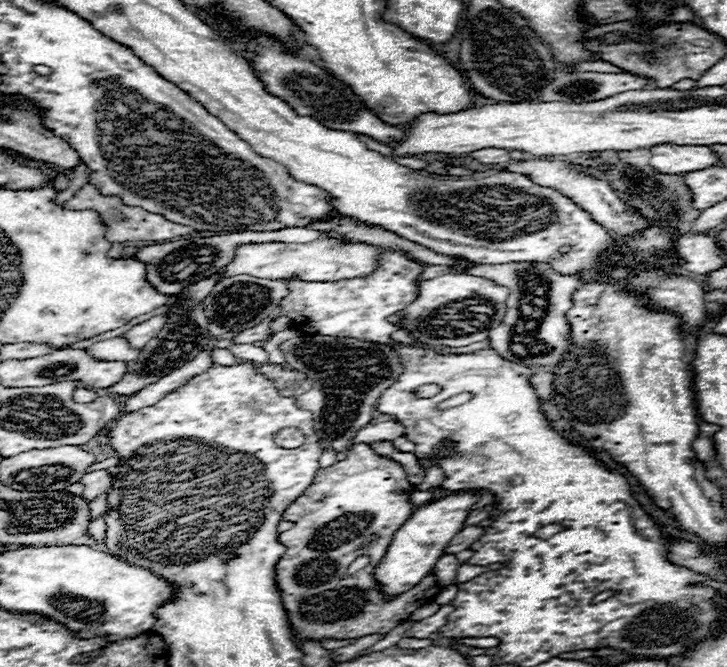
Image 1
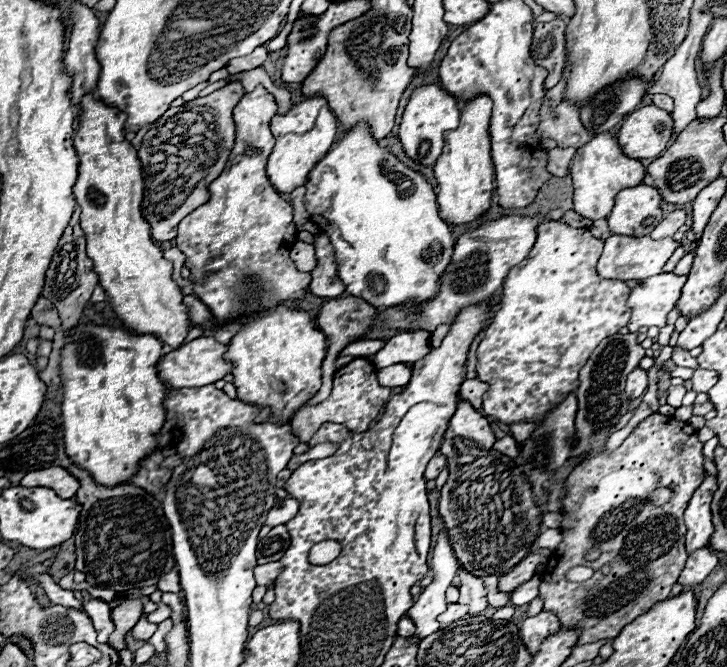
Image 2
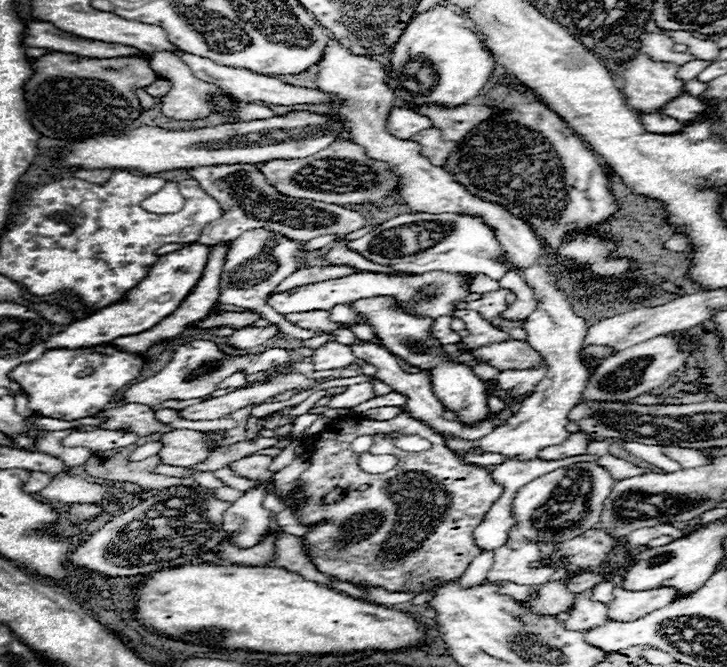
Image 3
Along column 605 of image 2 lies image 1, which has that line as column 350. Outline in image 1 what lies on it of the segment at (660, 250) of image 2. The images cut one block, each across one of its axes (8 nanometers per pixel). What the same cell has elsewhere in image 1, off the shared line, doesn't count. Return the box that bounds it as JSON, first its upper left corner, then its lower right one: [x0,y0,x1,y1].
[223,234,380,282]

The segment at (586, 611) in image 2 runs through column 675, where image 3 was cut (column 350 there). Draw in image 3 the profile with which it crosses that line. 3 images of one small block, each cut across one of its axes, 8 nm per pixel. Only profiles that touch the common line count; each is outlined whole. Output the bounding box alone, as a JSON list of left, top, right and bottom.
[292,412,504,594]

